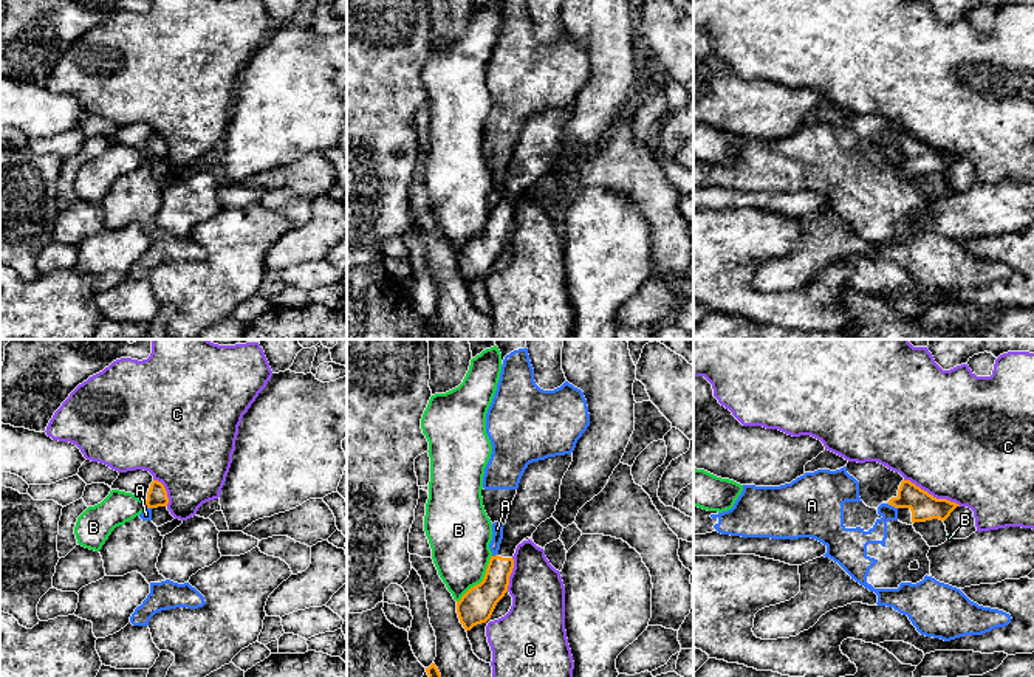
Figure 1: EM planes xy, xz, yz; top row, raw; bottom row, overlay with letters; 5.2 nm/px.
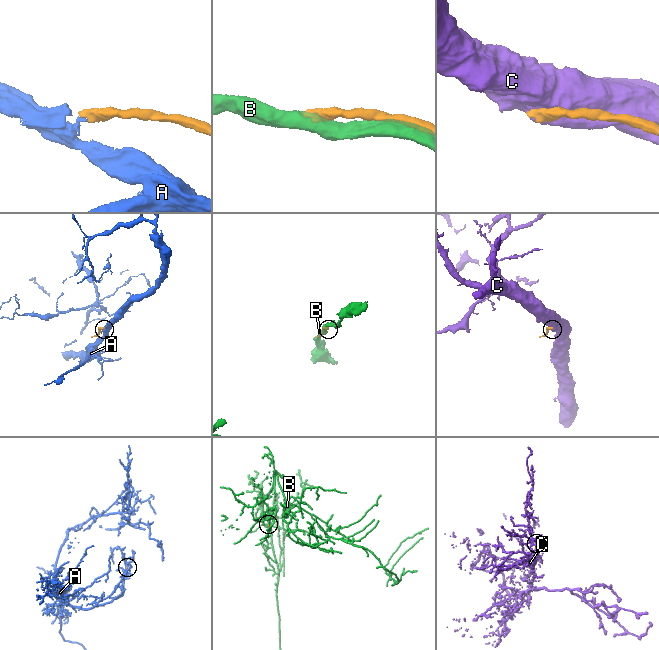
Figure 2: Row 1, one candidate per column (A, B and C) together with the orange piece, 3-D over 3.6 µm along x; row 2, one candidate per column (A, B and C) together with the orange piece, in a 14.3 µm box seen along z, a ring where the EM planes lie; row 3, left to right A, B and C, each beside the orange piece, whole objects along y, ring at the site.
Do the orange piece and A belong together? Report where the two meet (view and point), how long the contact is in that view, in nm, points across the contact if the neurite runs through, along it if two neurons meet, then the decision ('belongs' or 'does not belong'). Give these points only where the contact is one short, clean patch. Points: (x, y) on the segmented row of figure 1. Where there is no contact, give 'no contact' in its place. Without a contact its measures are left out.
meets orange in yz at (892, 505); contact 60 nm long; border along yz (887, 504), (897, 508); does not belong

